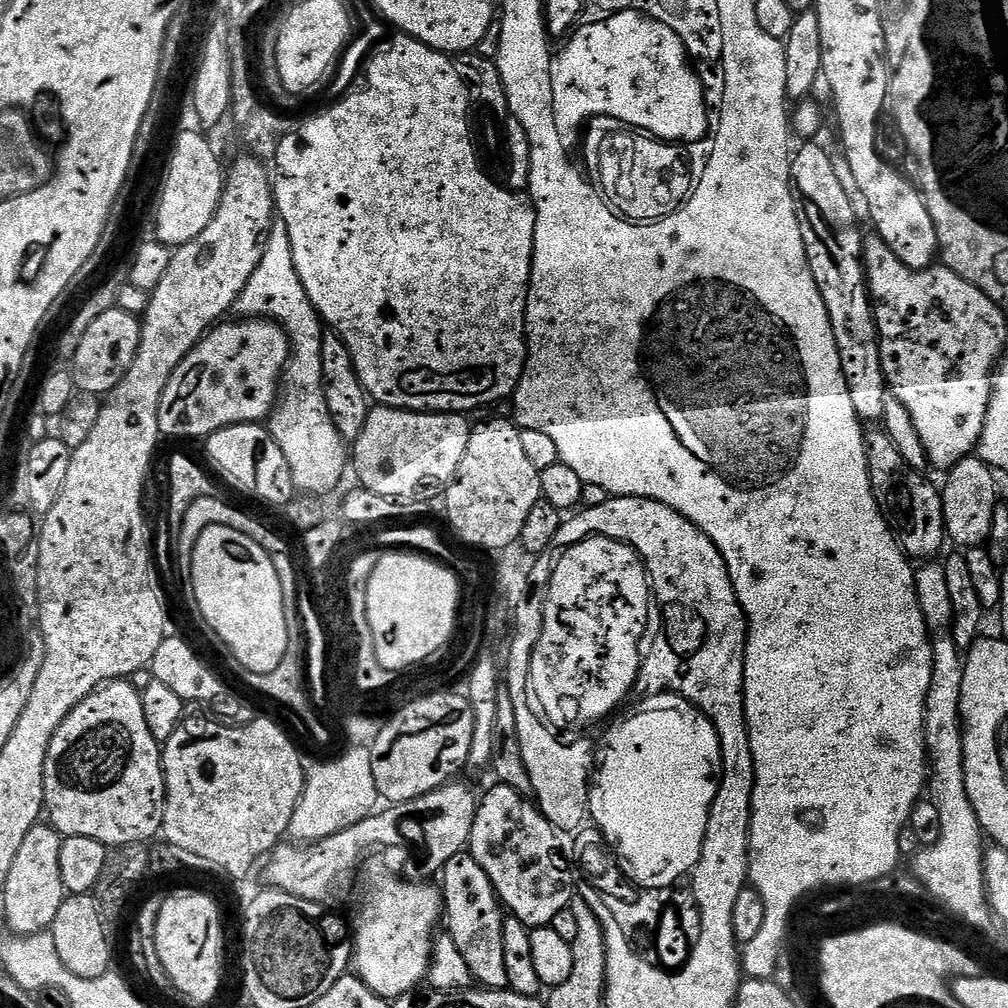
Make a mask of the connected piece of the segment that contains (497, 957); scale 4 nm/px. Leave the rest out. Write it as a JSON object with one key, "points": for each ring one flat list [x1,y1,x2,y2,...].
{"points":[[465,850,446,862,442,879,446,934,451,937,454,946,458,946,458,954,462,954,466,966,470,966,473,981,488,990,507,989,506,962,502,951,506,912,496,895,494,882,490,882,490,874,486,874,472,853]]}

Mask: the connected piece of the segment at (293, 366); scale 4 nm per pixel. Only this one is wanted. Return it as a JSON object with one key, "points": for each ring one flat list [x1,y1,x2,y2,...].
{"points":[[273,223,272,231,268,233,266,250,262,254,262,262,258,262,254,274,250,274,250,282,246,282,242,294,236,299,235,311,240,312,239,315,244,318,273,320,288,335,290,355,288,367,285,368,282,377,283,391,279,393,276,407,268,417,266,427,274,442,282,446,282,454,286,454,286,463,290,466,290,474,294,478,297,493,317,498,327,497,327,492,334,491,343,482,344,471,349,471,350,448,342,438,342,434,338,434,338,426,334,426,334,418,330,418,330,410,326,406,322,374,322,342,326,328,302,286,302,278,298,278,290,238,284,224]]}

